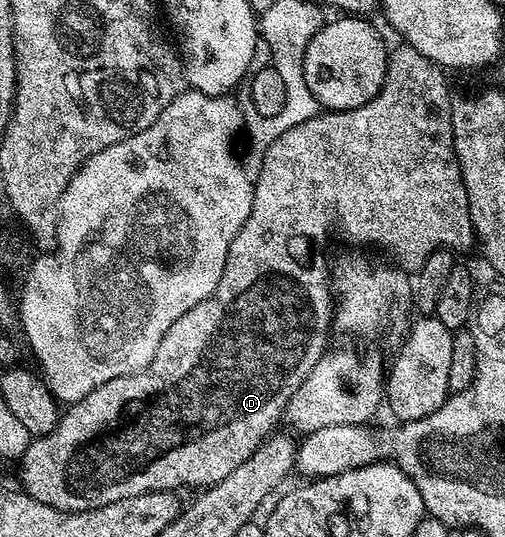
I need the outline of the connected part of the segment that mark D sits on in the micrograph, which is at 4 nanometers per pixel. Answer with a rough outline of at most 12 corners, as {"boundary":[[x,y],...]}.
{"boundary":[[442,66],[268,144],[217,288],[18,455],[81,512],[216,486],[328,349],[327,237],[476,245]]}

